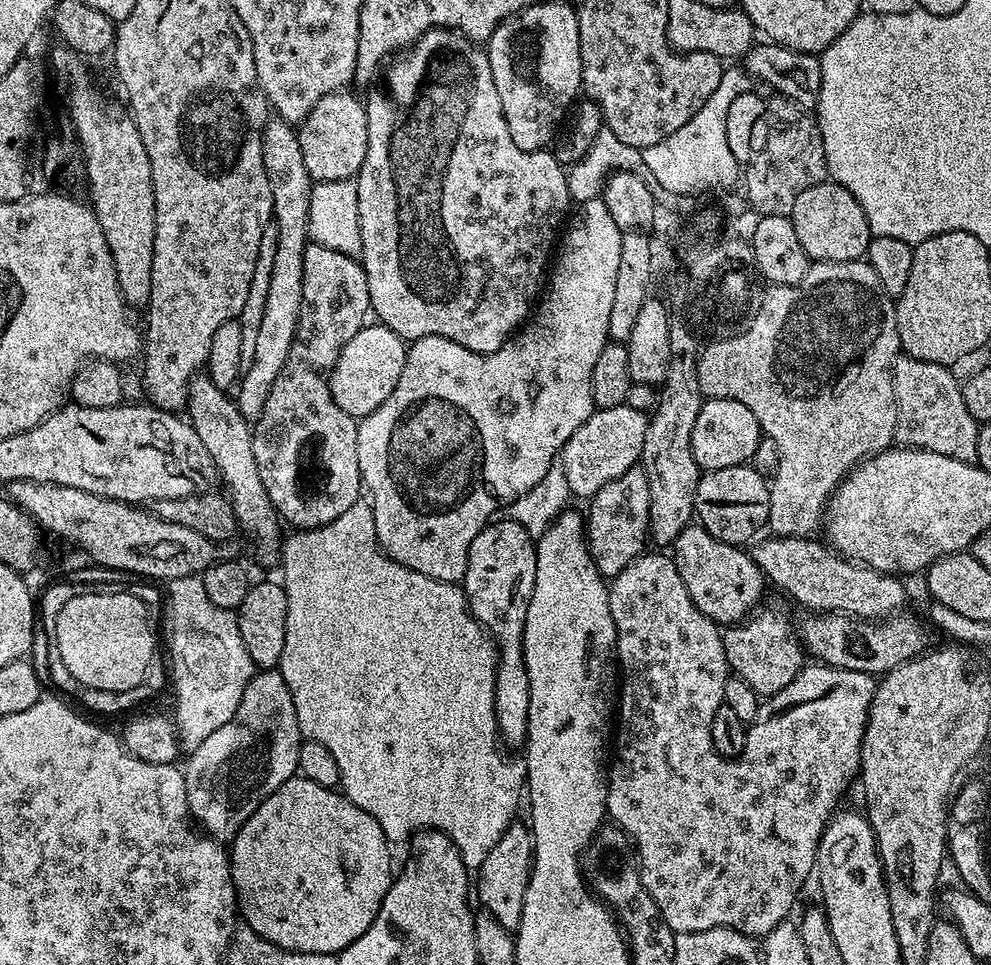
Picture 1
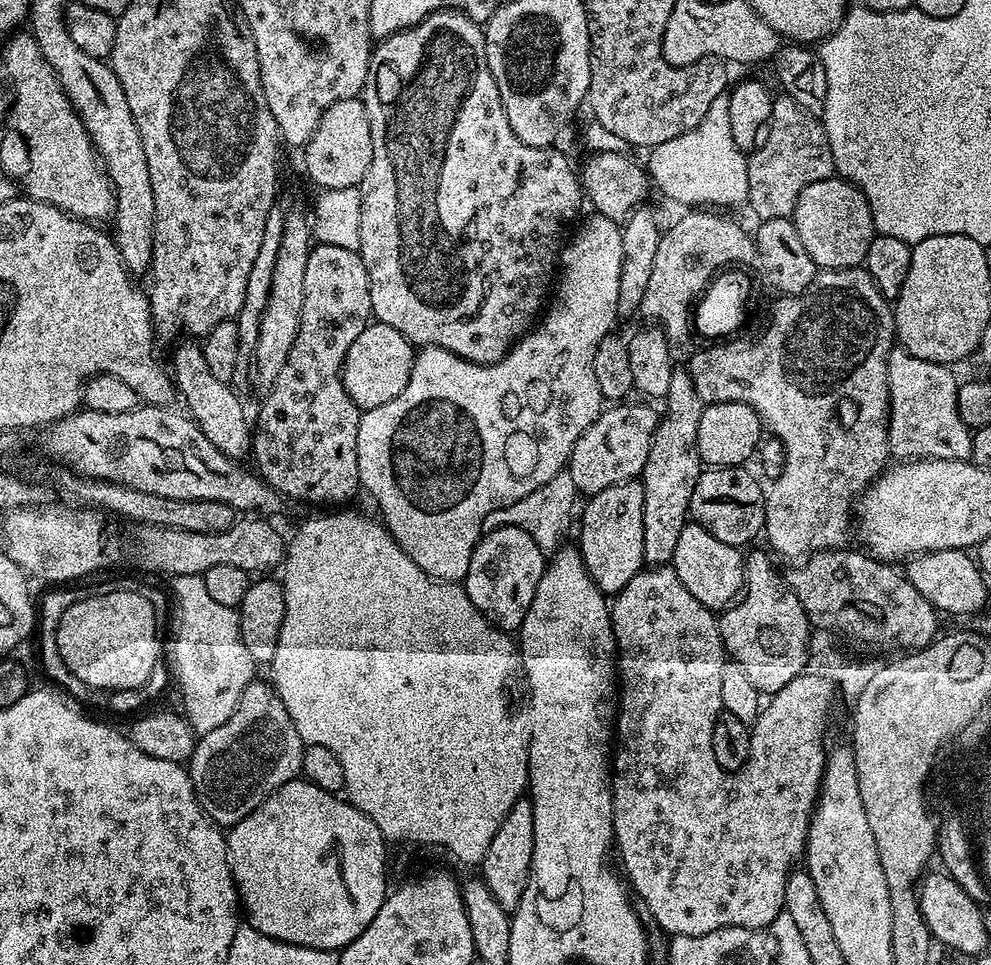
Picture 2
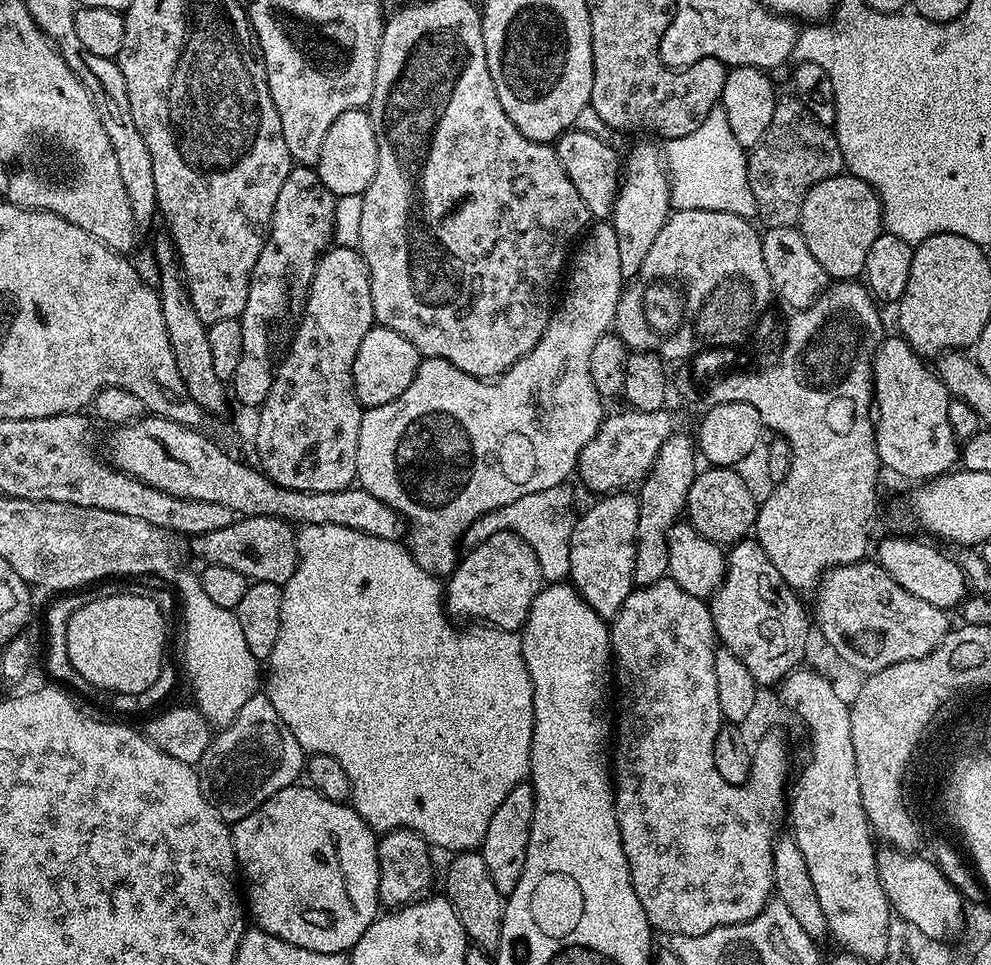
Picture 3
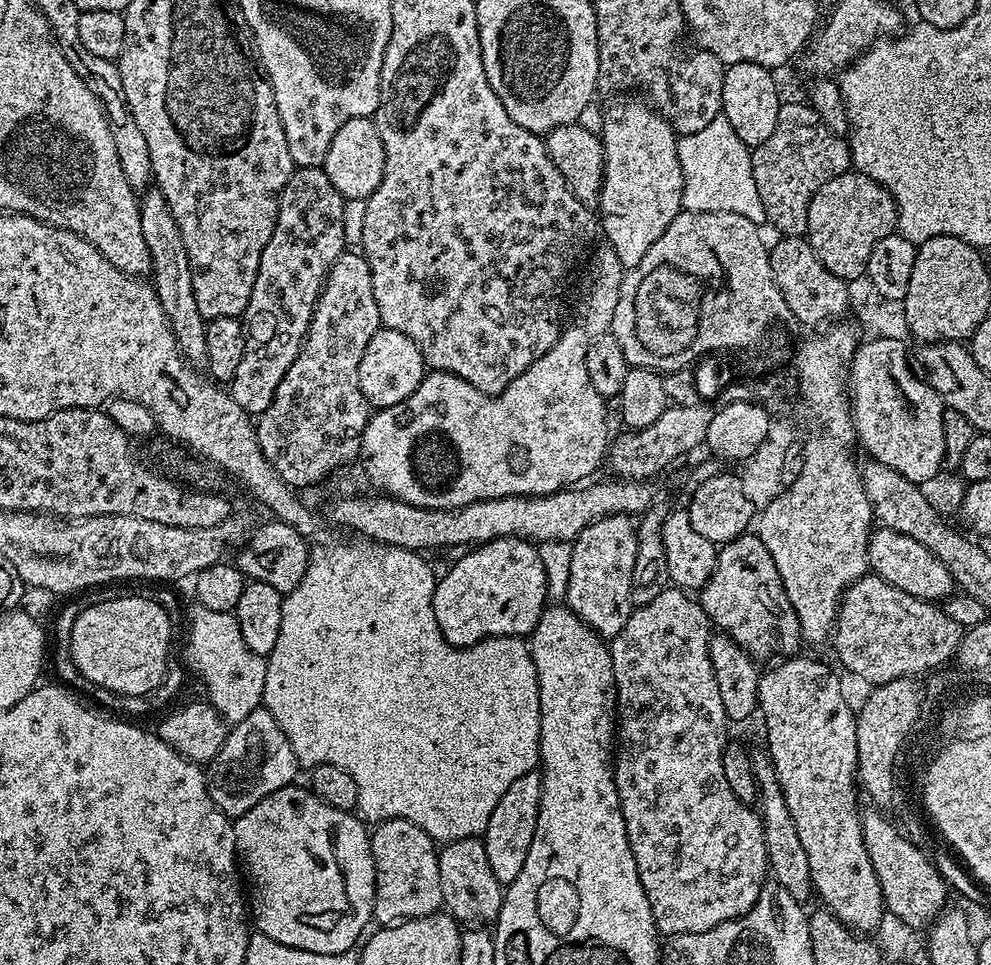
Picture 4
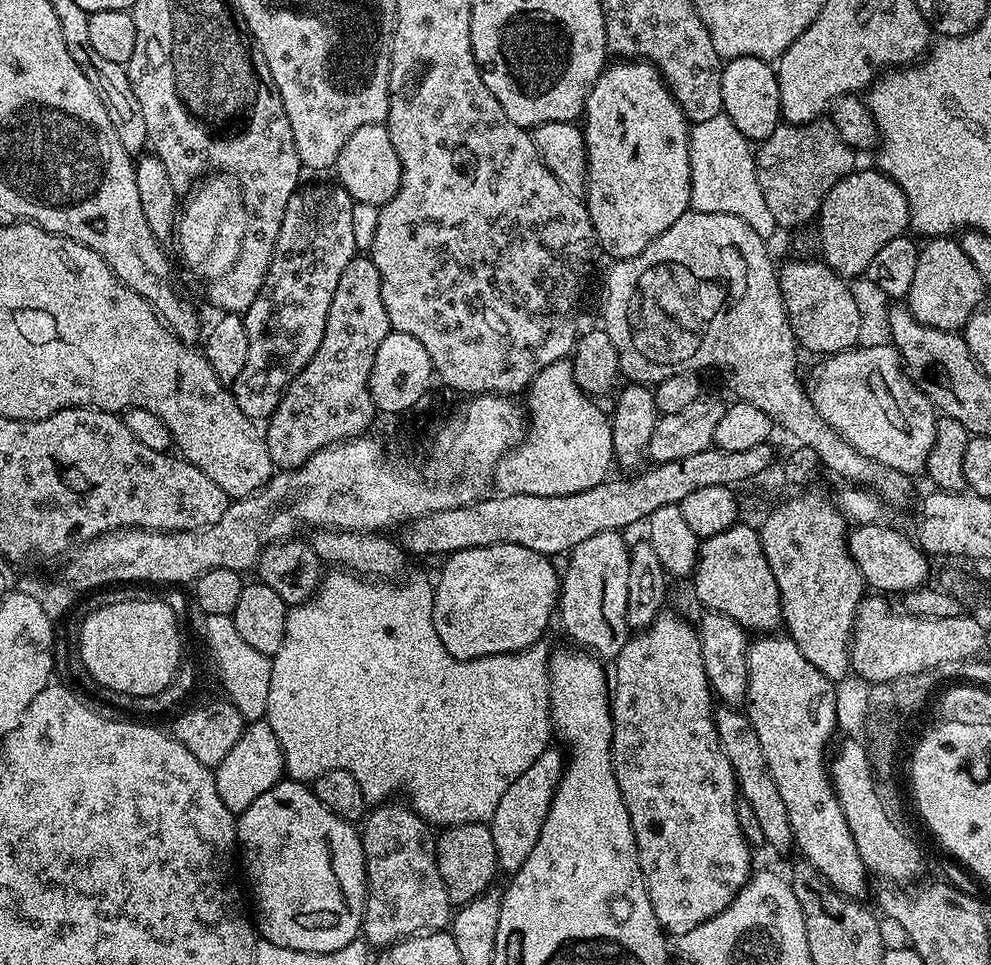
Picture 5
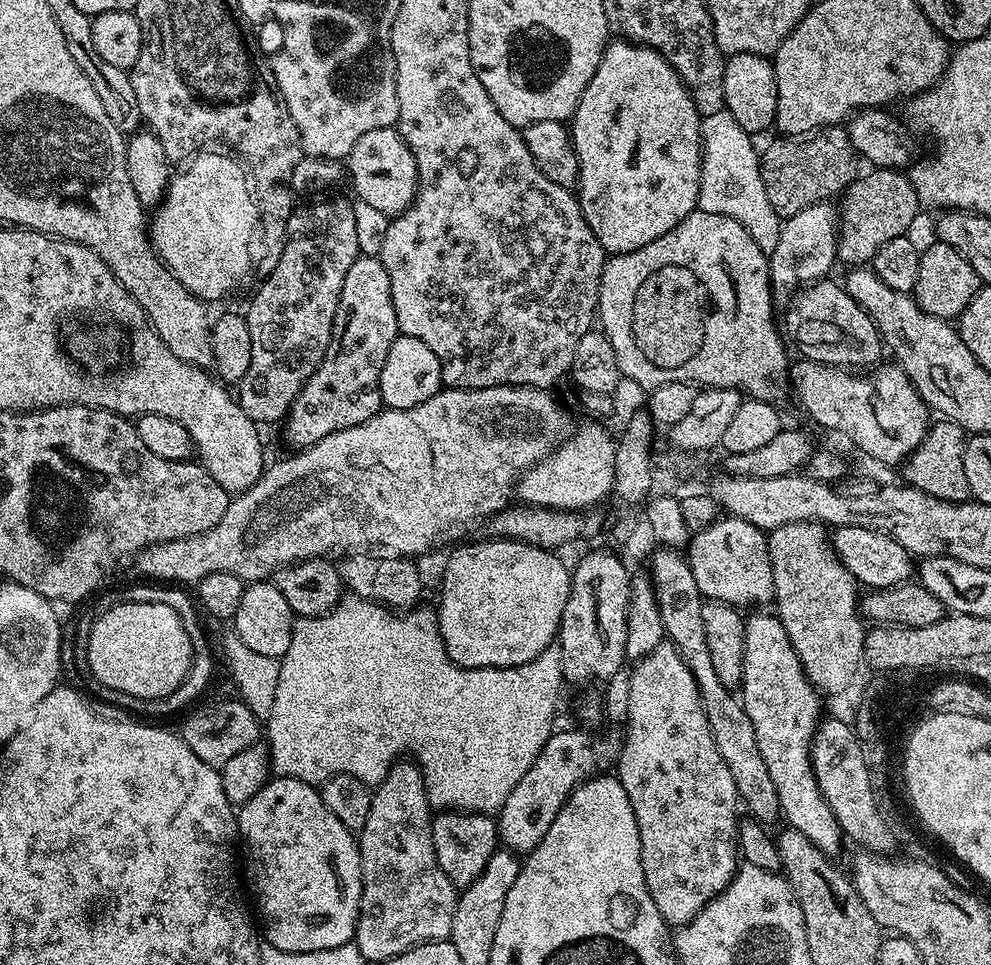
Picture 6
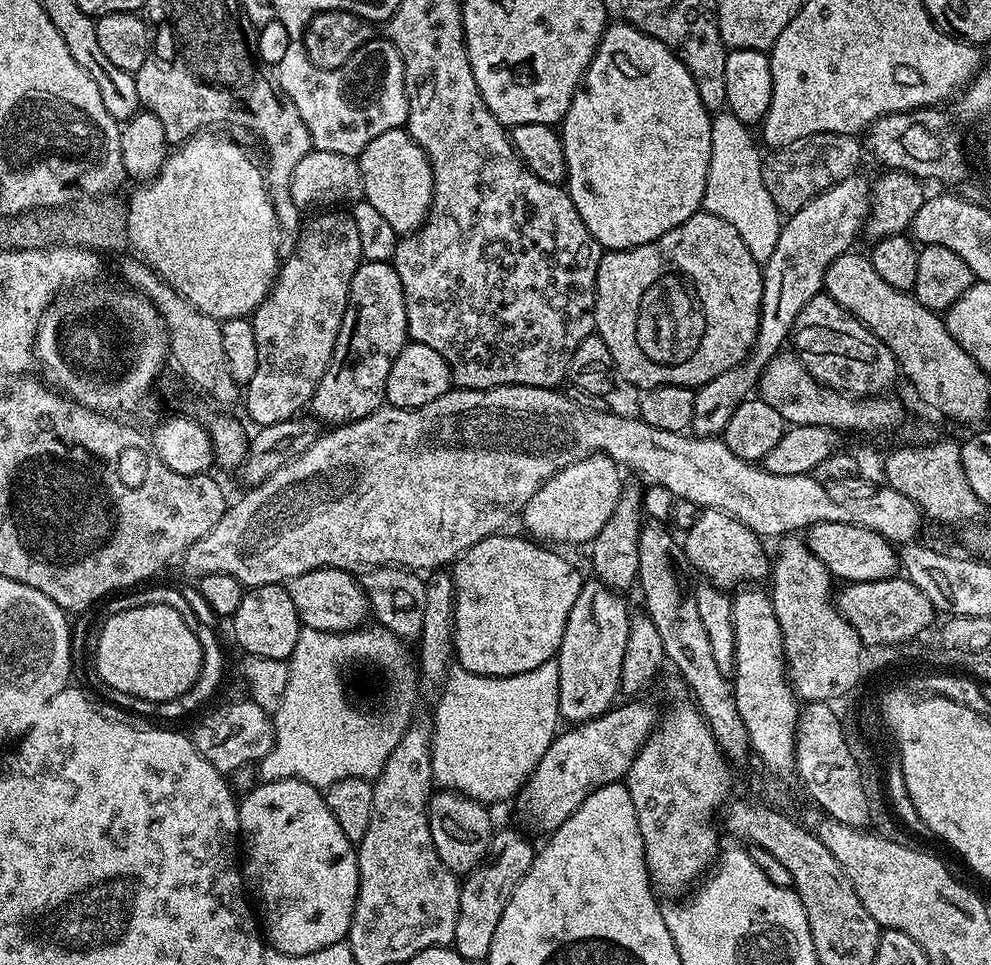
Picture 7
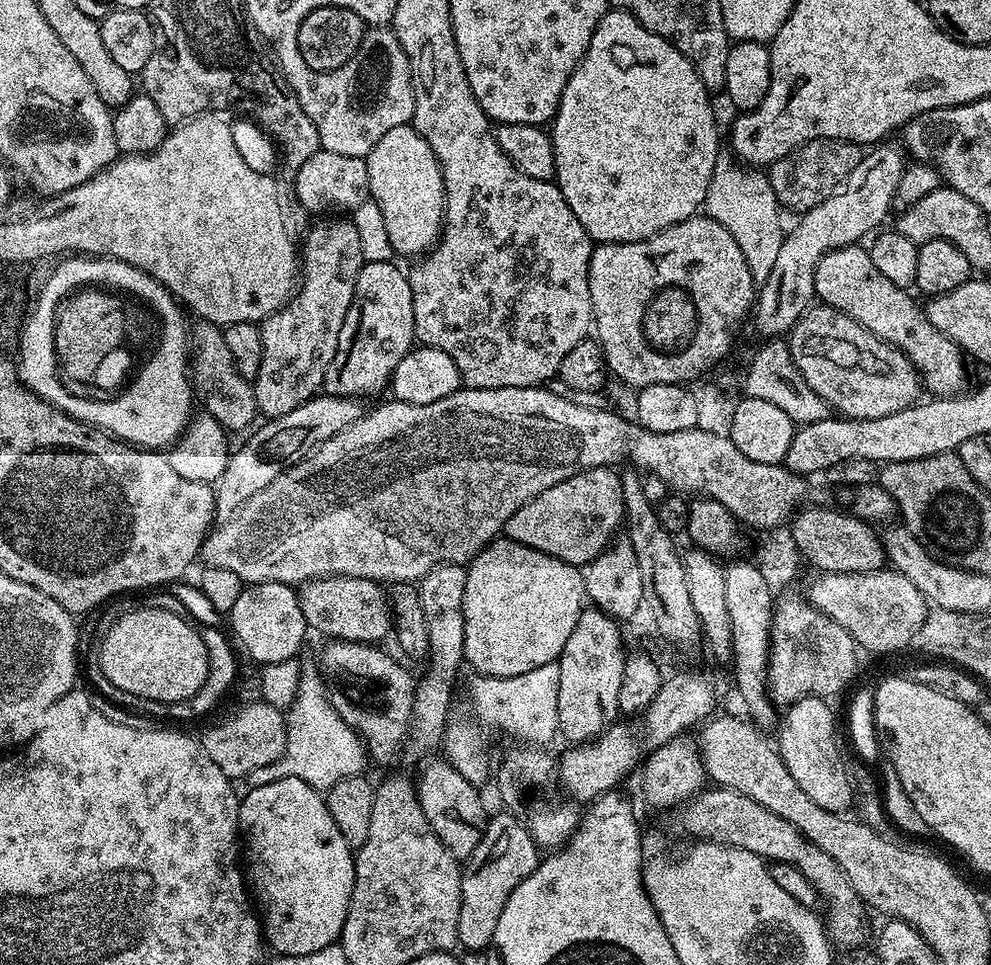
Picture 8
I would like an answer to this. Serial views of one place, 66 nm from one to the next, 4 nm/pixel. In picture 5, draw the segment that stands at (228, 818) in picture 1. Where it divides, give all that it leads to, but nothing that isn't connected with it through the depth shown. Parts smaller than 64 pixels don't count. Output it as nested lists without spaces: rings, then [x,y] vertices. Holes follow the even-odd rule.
[[[267,719],[253,720],[245,727],[243,734],[234,742],[234,750],[222,758],[222,762],[214,769],[218,798],[226,802],[226,806],[234,814],[239,814],[258,798],[258,794],[266,794],[285,775],[284,755],[278,738],[274,738],[274,730],[270,730]]]

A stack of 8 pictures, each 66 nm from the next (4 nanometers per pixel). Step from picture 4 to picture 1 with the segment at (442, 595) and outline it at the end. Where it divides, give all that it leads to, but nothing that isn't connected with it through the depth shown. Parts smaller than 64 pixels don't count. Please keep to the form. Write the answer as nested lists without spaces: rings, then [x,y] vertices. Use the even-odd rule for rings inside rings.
[[[507,518],[493,519],[470,542],[468,565],[462,581],[464,596],[472,616],[494,637],[498,649],[496,661],[496,726],[505,745],[523,745],[528,739],[528,715],[530,714],[530,682],[524,665],[524,623],[530,606],[530,594],[534,594],[536,577],[536,545],[534,537],[516,521]]]

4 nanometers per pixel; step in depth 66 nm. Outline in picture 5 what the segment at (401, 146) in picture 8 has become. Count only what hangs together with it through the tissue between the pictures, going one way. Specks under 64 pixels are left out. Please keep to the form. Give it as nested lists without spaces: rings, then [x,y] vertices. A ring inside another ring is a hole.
[[[384,124],[358,126],[350,138],[346,138],[346,146],[342,146],[342,154],[338,154],[334,165],[334,173],[339,187],[345,188],[357,204],[374,204],[383,206],[396,196],[400,189],[402,166],[398,162],[398,150],[394,150],[394,142],[390,142],[390,134]]]

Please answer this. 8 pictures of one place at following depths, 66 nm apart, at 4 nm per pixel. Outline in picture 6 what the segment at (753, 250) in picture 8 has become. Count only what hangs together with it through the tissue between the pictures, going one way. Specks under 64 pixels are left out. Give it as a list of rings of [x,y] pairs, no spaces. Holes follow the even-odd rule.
[[[727,108],[718,110],[718,114],[710,114],[703,117],[700,122],[700,189],[698,190],[699,211],[710,214],[722,214],[726,218],[734,218],[754,238],[754,242],[760,244],[760,248],[766,254],[772,253],[778,243],[778,236],[782,218],[770,206],[770,197],[766,194],[766,186],[762,186],[762,174],[760,173],[760,152],[752,145],[753,137],[738,126],[734,114],[730,114]]]

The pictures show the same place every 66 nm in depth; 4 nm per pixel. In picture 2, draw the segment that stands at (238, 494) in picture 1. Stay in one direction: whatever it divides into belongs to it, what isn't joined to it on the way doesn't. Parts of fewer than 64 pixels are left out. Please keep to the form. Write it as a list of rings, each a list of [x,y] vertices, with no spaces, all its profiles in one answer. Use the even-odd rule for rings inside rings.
[[[181,339],[176,346],[176,357],[170,366],[174,371],[175,391],[180,391],[181,398],[188,403],[187,415],[199,426],[202,434],[206,434],[206,438],[210,438],[210,442],[214,442],[214,446],[222,450],[222,454],[233,458],[247,457],[252,446],[253,429],[250,427],[250,416],[248,420],[247,414],[244,413],[244,404],[236,397],[233,385],[221,382],[211,372],[206,363],[204,349],[195,339]]]

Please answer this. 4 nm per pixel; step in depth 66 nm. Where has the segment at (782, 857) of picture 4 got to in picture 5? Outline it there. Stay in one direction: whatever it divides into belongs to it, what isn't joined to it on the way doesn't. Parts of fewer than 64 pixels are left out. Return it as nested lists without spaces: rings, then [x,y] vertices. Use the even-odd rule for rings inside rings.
[[[720,706],[715,709],[715,724],[722,750],[729,760],[729,766],[735,775],[739,793],[750,802],[755,817],[765,835],[765,845],[776,852],[793,851],[796,839],[790,826],[790,814],[786,814],[786,806],[778,794],[778,786],[770,774],[770,766],[766,766],[766,754],[762,754],[762,742],[758,742],[758,734],[750,722],[747,711],[736,706]]]

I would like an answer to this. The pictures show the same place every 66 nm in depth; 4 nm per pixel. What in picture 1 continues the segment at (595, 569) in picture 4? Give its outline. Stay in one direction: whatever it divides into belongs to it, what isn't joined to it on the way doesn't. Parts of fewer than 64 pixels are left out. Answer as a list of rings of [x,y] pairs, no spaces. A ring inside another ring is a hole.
[[[637,466],[626,470],[622,478],[614,478],[614,482],[606,482],[598,494],[587,501],[586,535],[588,549],[594,558],[594,566],[598,566],[600,575],[605,578],[616,576],[630,562],[645,551],[648,535],[648,515],[650,514],[650,482],[646,478],[643,467]]]

